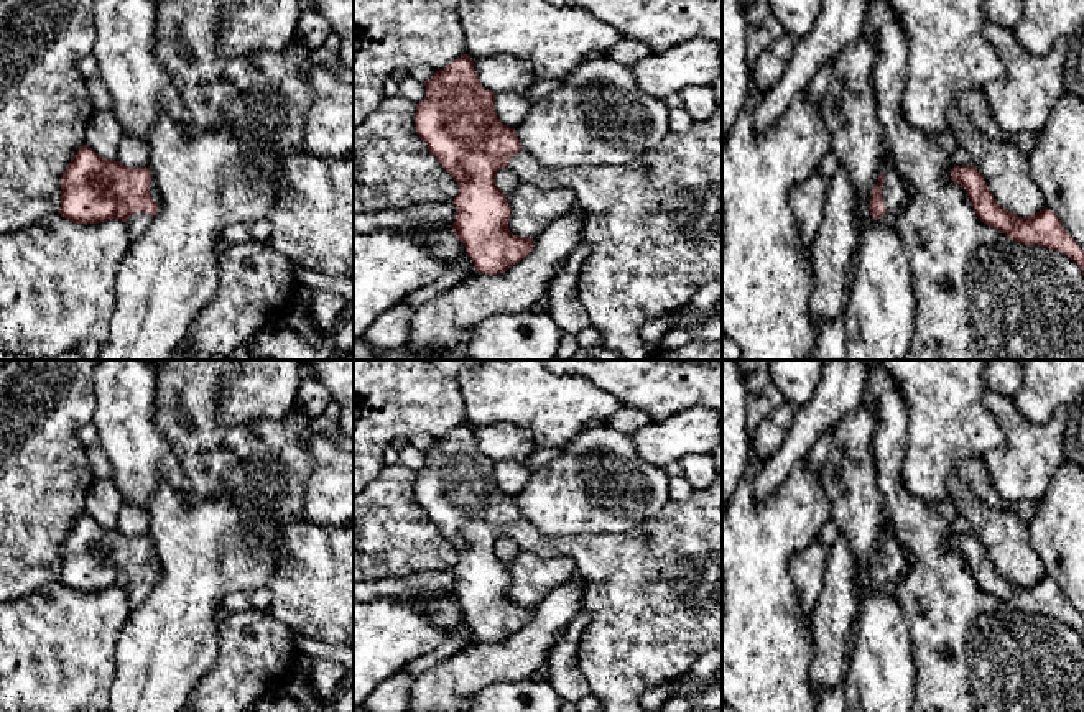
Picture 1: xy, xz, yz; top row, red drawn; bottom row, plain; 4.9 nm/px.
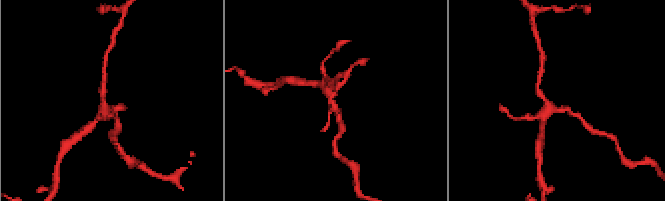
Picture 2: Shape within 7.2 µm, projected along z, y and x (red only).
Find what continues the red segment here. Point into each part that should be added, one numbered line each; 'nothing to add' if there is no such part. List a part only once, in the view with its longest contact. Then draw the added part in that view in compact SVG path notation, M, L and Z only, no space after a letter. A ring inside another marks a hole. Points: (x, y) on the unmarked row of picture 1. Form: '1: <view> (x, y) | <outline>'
1: yz (894, 558) | M893 533L888 534L883 543L885 546L882 554L882 564L887 580L900 584L911 569L903 551L903 544L895 538Z

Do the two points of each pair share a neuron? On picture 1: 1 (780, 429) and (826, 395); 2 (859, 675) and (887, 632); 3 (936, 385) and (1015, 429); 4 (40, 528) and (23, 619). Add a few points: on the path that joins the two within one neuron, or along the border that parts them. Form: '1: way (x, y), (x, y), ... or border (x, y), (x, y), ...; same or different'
1: border (798, 408), (785, 441), (773, 454); different
2: way (869, 665), (882, 651), (884, 642); same
3: border (987, 390), (1002, 443), (982, 456); different
4: border (58, 581), (48, 582), (17, 599); different

